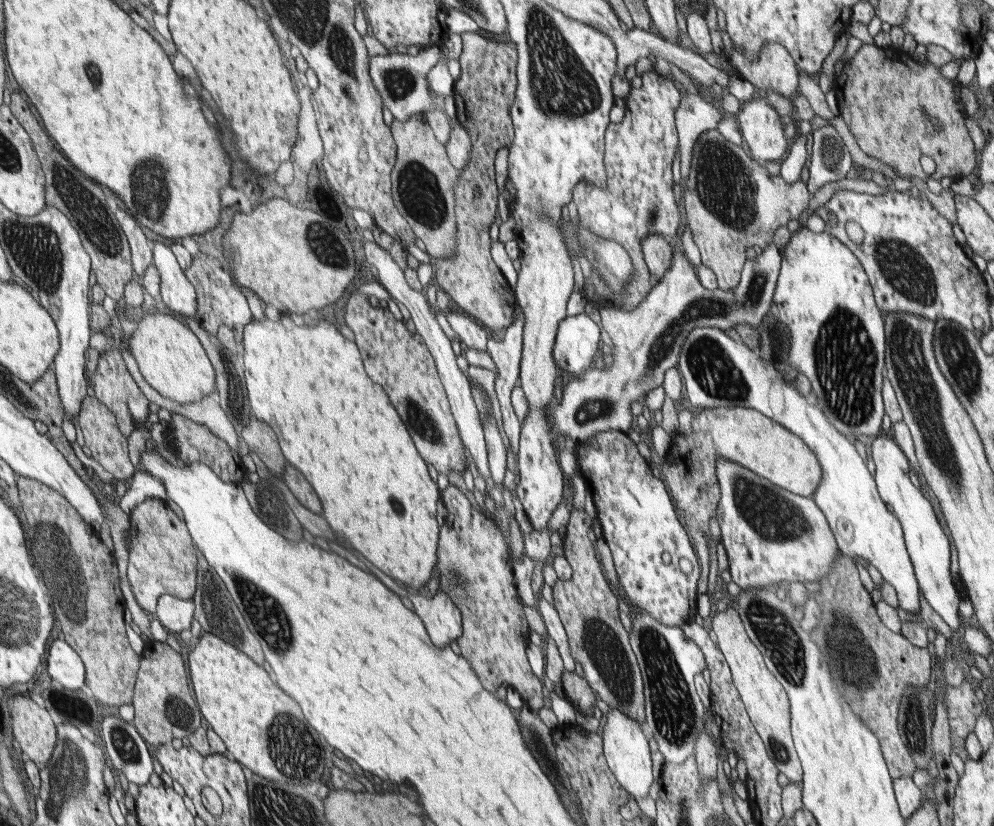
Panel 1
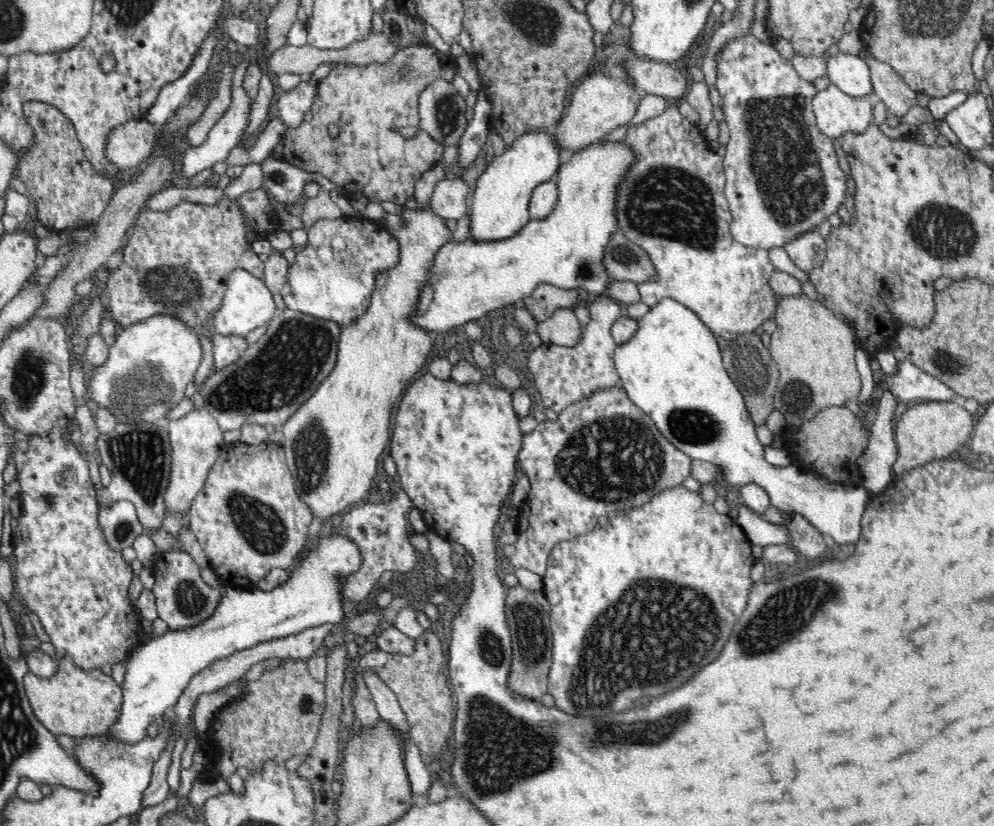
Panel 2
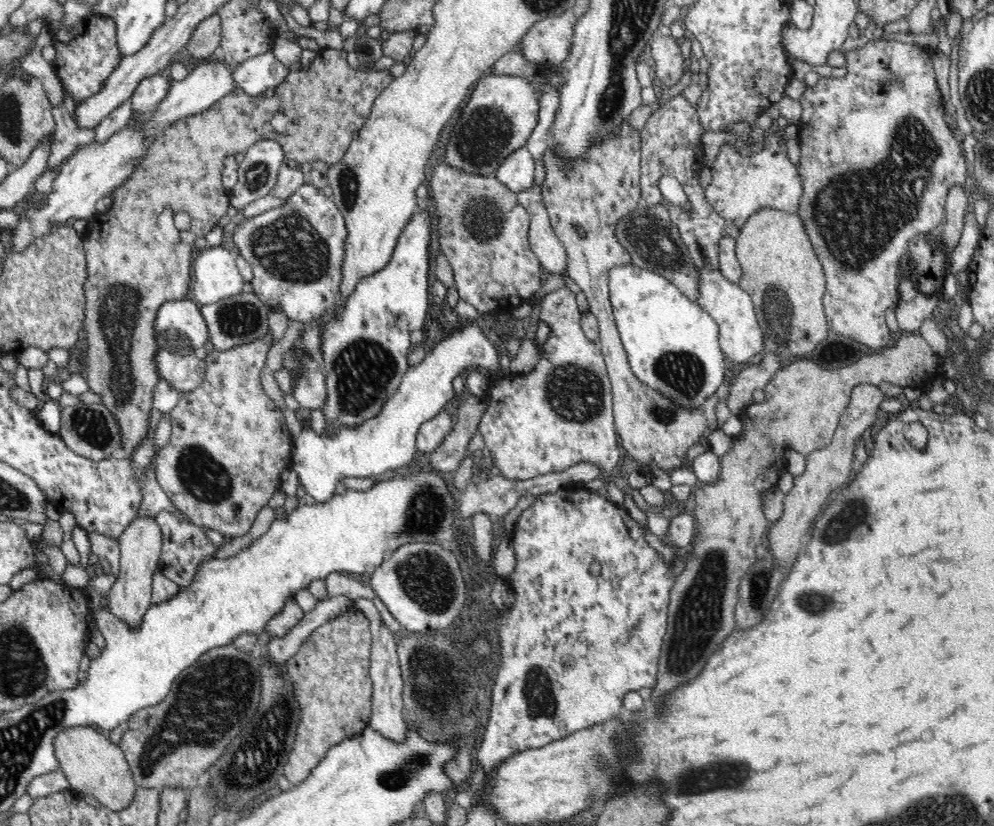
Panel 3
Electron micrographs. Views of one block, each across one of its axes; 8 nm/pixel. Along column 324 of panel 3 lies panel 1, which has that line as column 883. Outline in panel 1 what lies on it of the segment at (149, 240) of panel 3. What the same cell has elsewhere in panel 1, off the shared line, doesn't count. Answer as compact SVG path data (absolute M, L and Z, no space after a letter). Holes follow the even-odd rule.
M863 44L857 54L845 64L845 68L841 70L841 76L835 78L835 98L837 98L837 106L839 106L839 116L845 120L845 124L849 126L851 134L855 136L855 142L859 144L859 148L871 156L881 160L883 164L891 166L893 170L897 170L899 176L915 176L921 180L933 178L933 180L941 180L941 178L965 178L973 172L975 164L975 156L977 152L973 150L973 142L967 134L967 128L963 124L965 120L965 110L959 98L959 90L961 84L949 78L941 76L941 68L929 64L929 62L915 62L911 60L907 54L903 54L901 50L881 50L875 44L867 46ZM931 118L941 122L941 130L937 130L931 124ZM921 156L929 156L935 162L935 172L931 176L923 174L921 166L919 166L919 158Z

